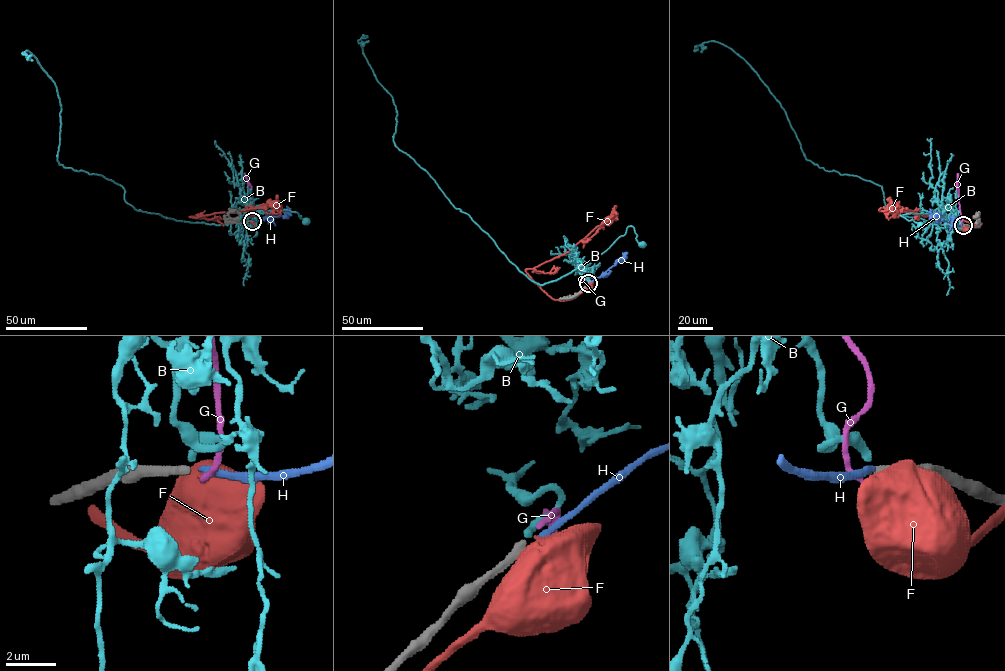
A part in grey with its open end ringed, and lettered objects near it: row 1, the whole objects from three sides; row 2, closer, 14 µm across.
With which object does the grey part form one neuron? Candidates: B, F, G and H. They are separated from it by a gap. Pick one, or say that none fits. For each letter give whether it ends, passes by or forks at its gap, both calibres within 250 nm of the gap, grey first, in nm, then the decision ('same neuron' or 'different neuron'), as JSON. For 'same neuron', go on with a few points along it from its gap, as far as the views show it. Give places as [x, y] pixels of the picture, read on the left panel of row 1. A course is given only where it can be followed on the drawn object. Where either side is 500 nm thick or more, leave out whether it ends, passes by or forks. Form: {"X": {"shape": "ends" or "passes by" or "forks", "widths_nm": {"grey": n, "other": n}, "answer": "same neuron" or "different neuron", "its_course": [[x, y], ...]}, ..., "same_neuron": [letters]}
{"B": {"shape": "ends", "widths_nm": {"grey": 340, "other": 320}, "answer": "different neuron"}, "F": {"widths_nm": {"grey": 340, "other": 550}, "answer": "different neuron"}, "G": {"shape": "ends", "widths_nm": {"grey": 340, "other": 240}, "answer": "different neuron"}, "H": {"shape": "ends", "widths_nm": {"grey": 340, "other": 280}, "answer": "same neuron", "its_course": [[252, 221], [285, 216], [290, 210], [287, 206]]}, "same_neuron": ["H"]}

